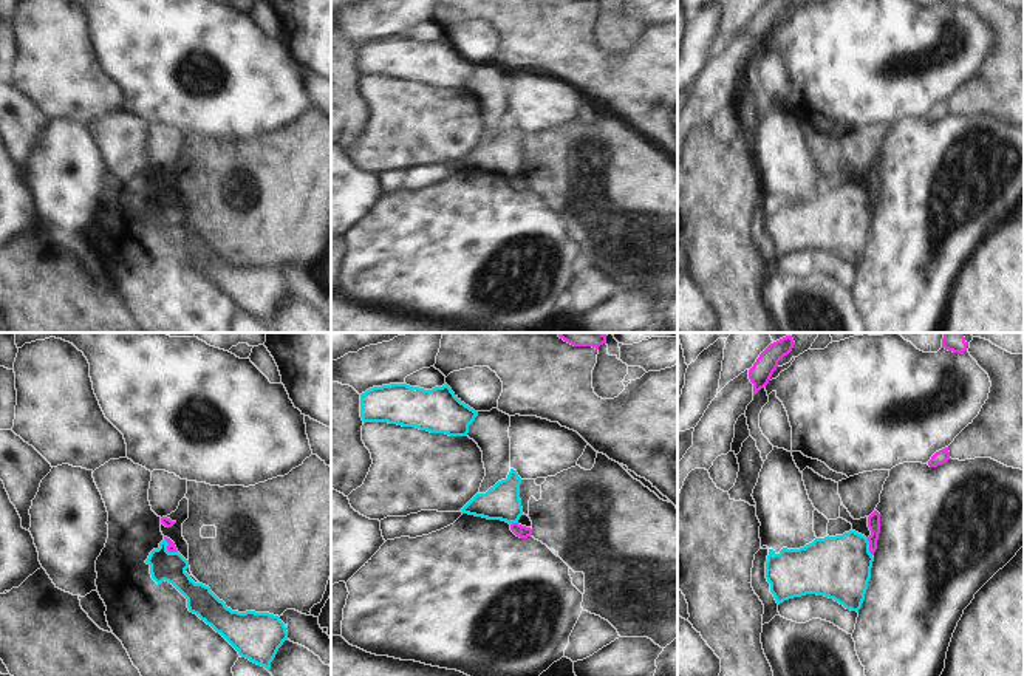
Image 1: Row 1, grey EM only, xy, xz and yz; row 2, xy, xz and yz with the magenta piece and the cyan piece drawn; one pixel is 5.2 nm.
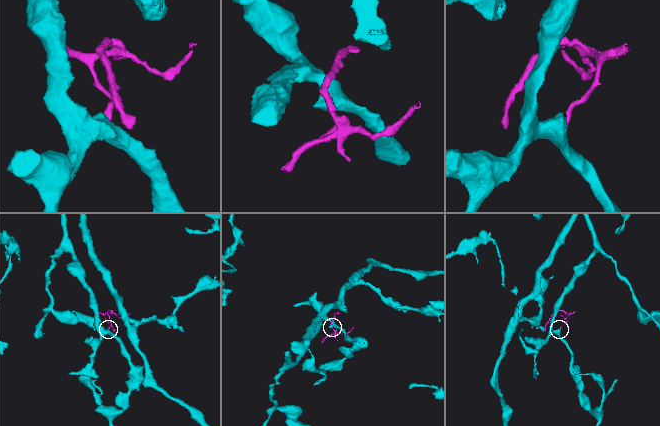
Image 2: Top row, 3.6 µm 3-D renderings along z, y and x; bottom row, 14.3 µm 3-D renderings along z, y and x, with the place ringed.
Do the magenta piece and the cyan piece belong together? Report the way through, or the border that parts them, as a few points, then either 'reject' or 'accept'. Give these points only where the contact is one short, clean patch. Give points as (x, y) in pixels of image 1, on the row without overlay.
border yz (866, 192), (868, 203), (873, 208); reject

